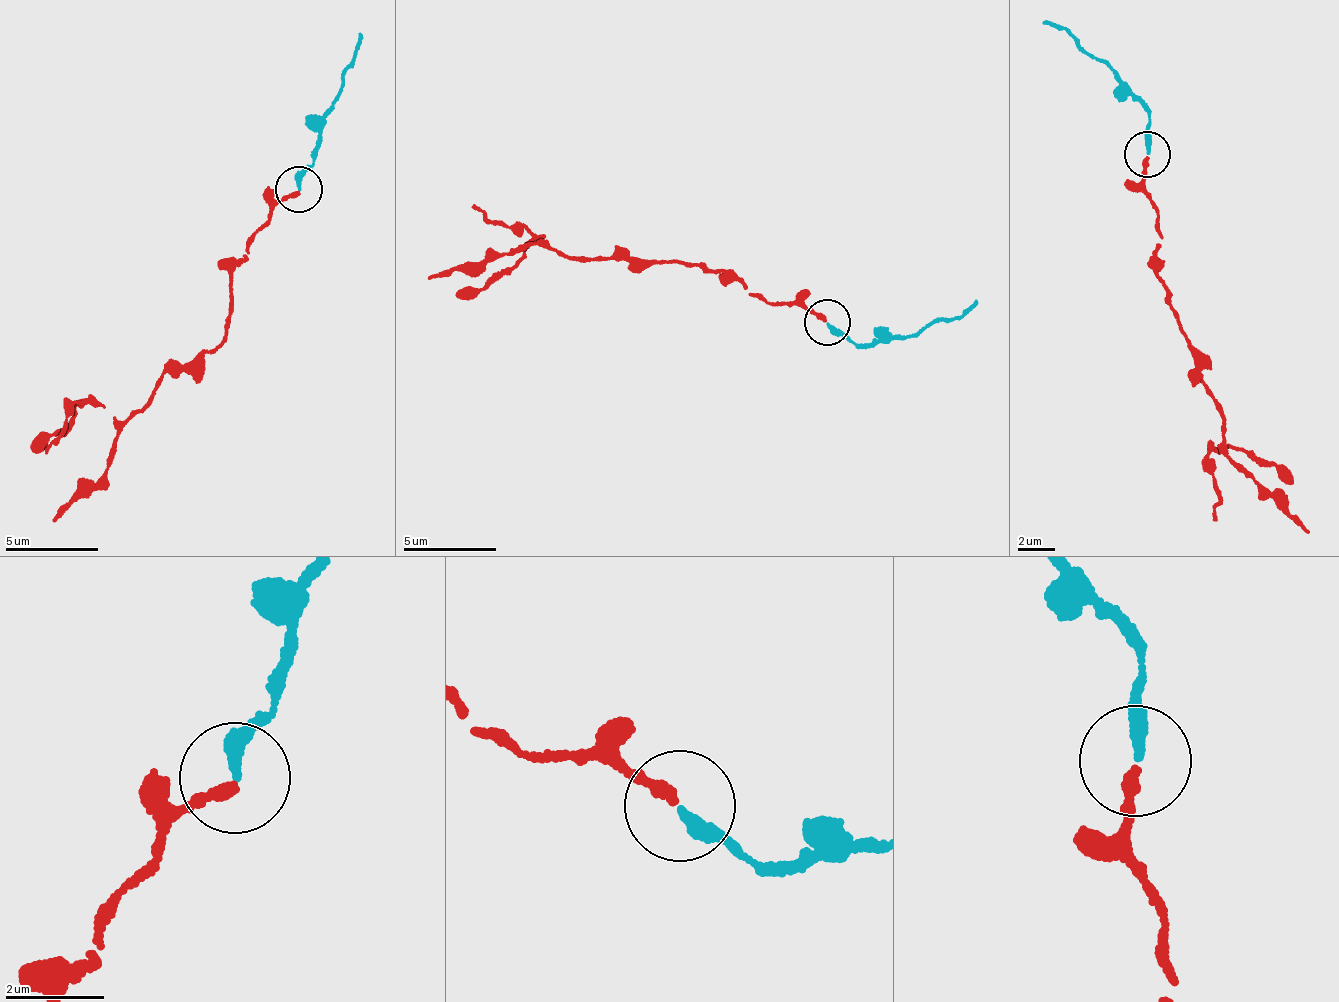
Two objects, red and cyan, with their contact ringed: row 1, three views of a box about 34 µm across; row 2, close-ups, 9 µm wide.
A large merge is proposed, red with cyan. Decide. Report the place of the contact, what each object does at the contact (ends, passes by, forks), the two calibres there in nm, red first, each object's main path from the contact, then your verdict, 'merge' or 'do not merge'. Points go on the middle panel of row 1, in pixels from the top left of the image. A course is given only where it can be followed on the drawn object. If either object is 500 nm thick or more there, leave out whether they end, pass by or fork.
place (827, 322); red ends; cyan ends; calibres 240 and 260 nm; course red (826, 321), (801, 306), (763, 300), (724, 271), (690, 260), (563, 256), (533, 238), (513, 266), (455, 295); course cyan (829, 323), (861, 347), (948, 320), (975, 301); merge

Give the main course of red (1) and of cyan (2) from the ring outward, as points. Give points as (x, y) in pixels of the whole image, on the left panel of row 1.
1: (300, 192), (230, 274), (219, 344), (166, 370), (136, 413), (85, 402), (70, 411), (35, 455)
2: (300, 188), (317, 154), (359, 34)

